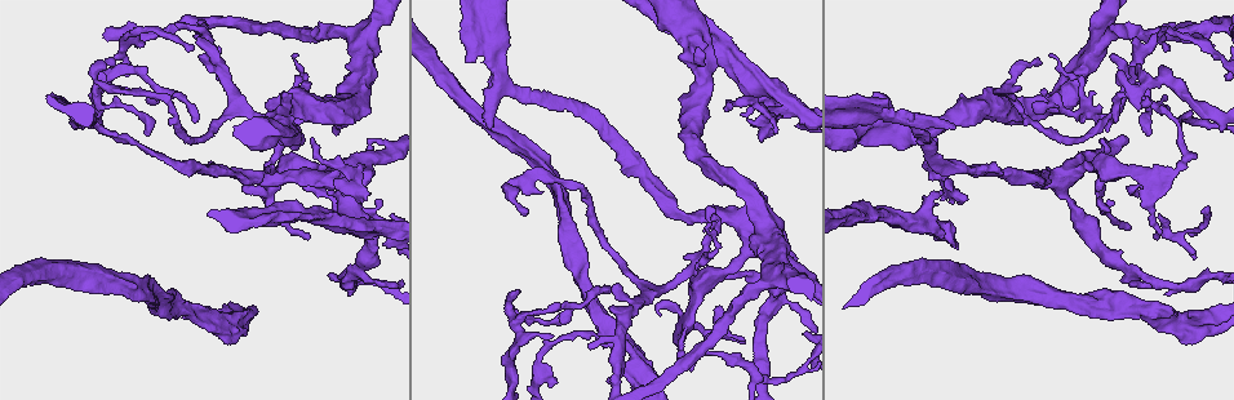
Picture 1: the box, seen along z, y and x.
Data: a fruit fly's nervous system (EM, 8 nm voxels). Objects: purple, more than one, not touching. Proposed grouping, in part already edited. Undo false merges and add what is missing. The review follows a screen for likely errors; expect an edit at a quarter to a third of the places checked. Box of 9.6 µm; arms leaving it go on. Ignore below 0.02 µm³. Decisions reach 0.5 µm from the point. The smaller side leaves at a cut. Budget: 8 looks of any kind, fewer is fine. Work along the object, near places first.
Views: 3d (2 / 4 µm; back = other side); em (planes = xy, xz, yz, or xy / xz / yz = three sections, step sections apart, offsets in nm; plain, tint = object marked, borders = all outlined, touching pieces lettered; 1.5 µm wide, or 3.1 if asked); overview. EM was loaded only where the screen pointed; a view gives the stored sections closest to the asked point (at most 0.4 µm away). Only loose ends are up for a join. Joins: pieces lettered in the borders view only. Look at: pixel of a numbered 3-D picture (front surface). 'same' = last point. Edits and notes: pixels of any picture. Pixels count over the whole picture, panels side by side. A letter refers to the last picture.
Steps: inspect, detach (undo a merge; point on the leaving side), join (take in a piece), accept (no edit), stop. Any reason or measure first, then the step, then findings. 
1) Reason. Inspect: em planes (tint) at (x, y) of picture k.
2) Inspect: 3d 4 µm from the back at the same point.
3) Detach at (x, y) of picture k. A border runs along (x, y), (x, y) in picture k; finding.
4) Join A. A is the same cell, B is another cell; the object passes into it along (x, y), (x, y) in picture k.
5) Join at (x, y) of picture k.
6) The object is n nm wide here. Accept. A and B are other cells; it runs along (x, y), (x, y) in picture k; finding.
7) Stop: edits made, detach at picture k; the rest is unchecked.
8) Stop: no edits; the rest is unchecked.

Inspect: em yz step 8 (tint) at (487, 126) of picture 1.

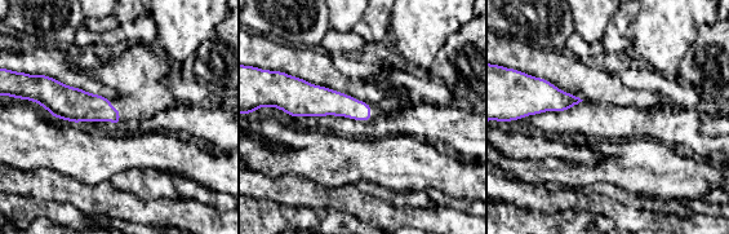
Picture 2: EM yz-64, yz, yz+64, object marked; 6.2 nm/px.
See the neighbours. Inspect: em yz step 8 (borders) at the same point.

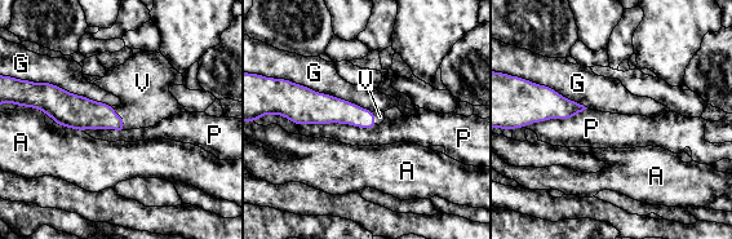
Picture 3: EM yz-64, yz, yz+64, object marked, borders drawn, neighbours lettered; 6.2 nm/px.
The object is 140 nm wide here. Join at (142, 84) of picture 3. V is the same cell, A, G and P are other cells; the object passes into it along (81, 114), (122, 118), (142, 84) in picture 3; the neuron continues.

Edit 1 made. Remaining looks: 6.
Sharp bend. Inspect: 3d 2 µm at (94, 79) of picture 1.

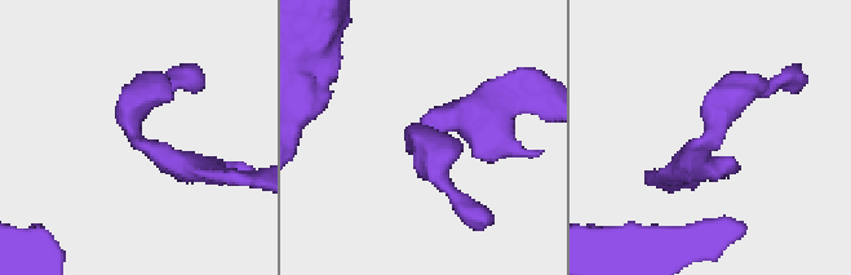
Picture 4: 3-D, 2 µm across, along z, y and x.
Now the EM. Inspect: em xy step 8 (tint) at (707, 139) of picture 4.

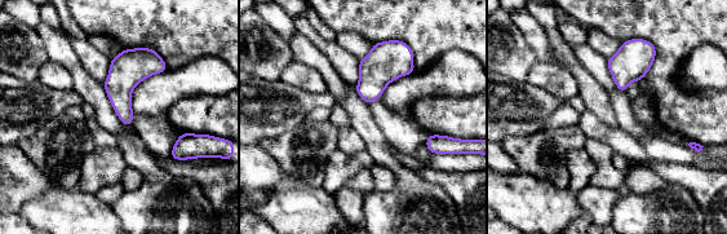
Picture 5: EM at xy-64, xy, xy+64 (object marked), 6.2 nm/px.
Another direction. Inspect: em planes (borders) at the same point.

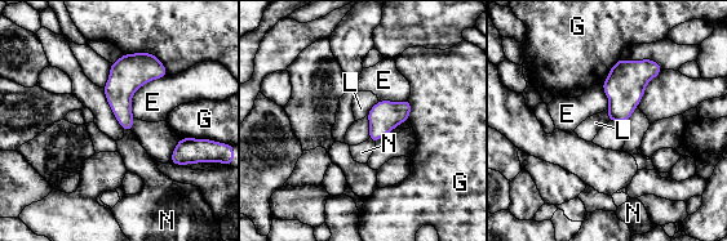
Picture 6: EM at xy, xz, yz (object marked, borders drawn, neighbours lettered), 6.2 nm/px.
The longest contact is with E, 360 nm. Accept. E, G, L and N are other cells; one neuron here.

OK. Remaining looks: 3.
Tapers out. Inspect: em planes (plain) at (149, 136) of picture 1.

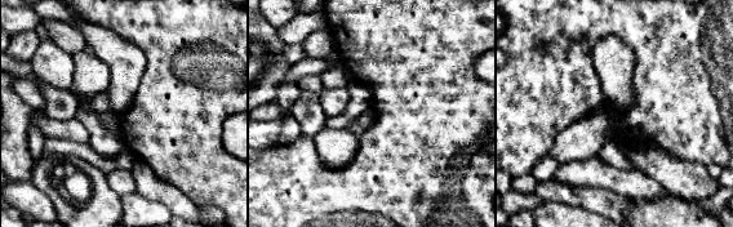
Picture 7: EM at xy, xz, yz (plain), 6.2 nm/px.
What lies round it. Inspect: em planes (borders) at the same point.

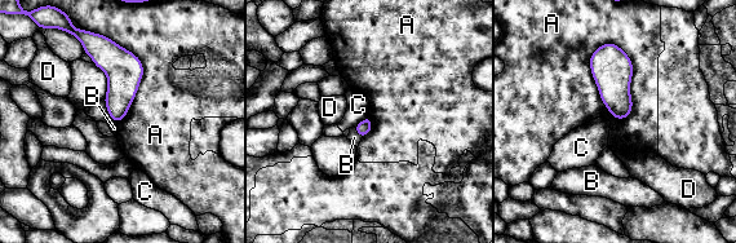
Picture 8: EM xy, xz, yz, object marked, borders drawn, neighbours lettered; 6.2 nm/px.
Accept. A, B, C and D are other cells; no lettered piece goes on from it.

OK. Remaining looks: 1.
Stop: edits made, join at picture 3; the rest is unchecked.

